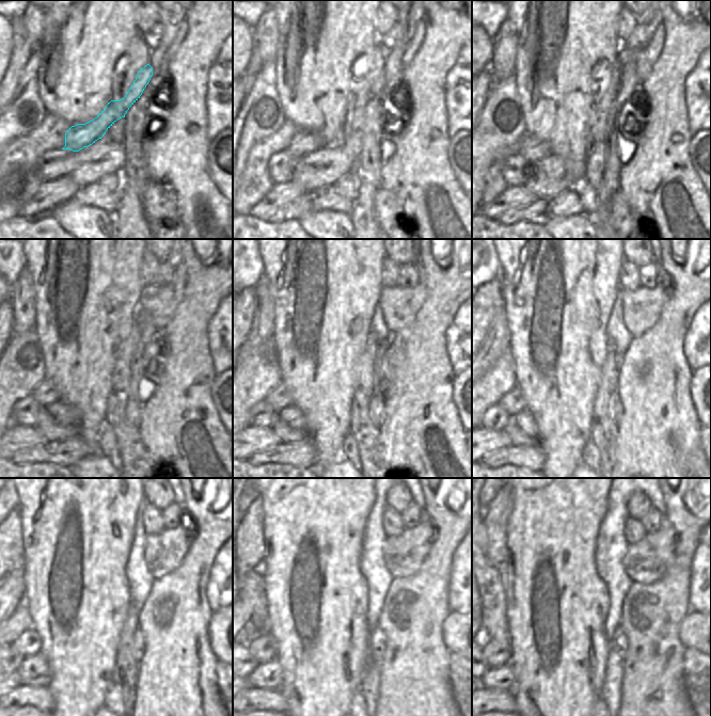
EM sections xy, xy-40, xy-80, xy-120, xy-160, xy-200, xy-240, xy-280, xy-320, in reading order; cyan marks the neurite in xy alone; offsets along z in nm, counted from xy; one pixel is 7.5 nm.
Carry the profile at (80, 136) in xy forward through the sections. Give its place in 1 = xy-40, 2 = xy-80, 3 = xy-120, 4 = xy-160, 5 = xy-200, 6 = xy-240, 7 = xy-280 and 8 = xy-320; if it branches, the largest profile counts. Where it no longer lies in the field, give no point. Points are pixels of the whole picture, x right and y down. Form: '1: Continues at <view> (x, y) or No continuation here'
1: Continues at xy-40 (303, 143)
2: Continues at xy-80 (532, 148)
3: Continues at xy-120 (46, 393)
4: Continues at xy-160 (279, 398)
5: Continues at xy-200 (514, 401)
6: Continues at xy-240 (29, 642)
7: Continues at xy-280 (263, 647)
8: Continues at xy-320 (498, 653).

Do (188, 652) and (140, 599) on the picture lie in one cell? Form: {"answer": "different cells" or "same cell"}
{"answer": "different cells"}

